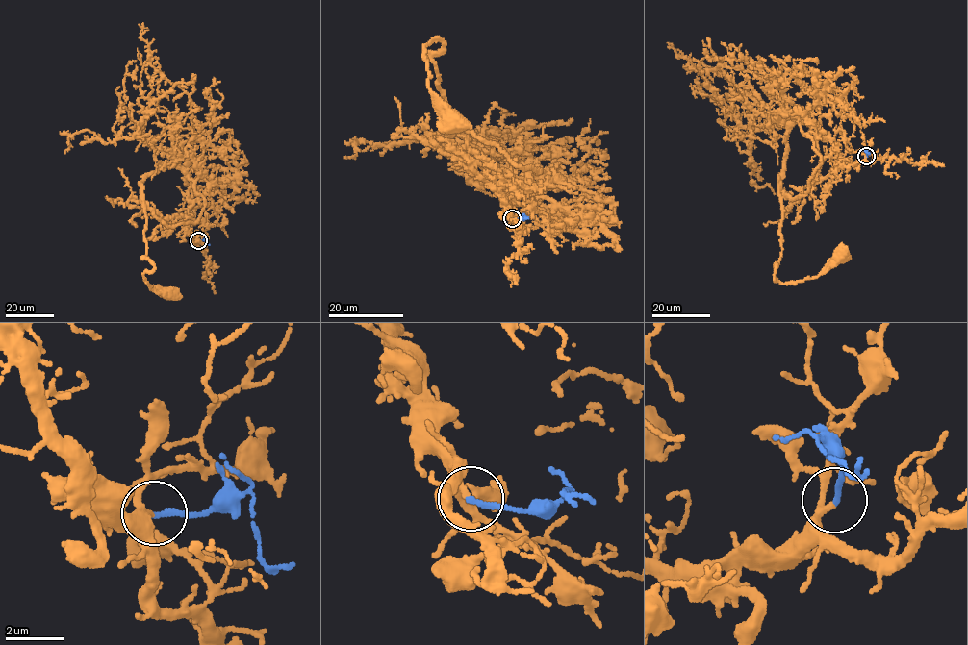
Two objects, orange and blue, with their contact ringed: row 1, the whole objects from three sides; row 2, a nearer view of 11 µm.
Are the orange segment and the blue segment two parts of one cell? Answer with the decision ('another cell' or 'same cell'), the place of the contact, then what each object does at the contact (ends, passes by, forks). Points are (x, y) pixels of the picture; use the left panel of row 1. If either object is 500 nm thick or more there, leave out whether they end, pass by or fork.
same cell; at (198, 240); orange passes by; blue ends there

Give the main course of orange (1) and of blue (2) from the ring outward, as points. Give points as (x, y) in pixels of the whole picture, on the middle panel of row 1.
1: (512, 217), (502, 198), (521, 185), (449, 141), (430, 57), (443, 44), (429, 41), (428, 86), (454, 123)
2: (512, 217), (528, 218)

